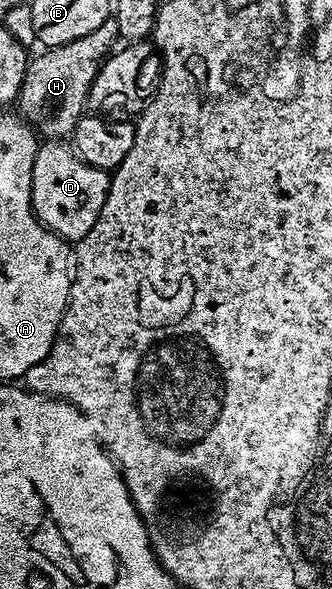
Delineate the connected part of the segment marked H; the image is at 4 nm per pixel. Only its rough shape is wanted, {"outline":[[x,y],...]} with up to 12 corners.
{"outline":[[116,21],[29,63],[18,112],[45,141],[71,137],[113,51]]}

